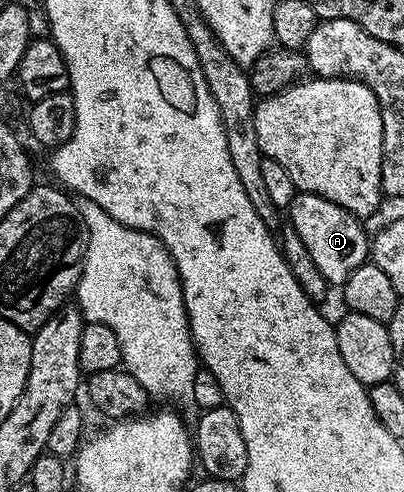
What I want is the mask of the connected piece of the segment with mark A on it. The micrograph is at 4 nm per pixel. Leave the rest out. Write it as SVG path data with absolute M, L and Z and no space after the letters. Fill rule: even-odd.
M297 191L286 210L286 216L294 226L294 230L298 230L298 238L302 238L306 250L310 250L310 258L314 258L314 266L318 266L319 273L322 274L322 278L328 280L329 285L342 286L348 281L350 274L354 274L354 270L358 270L358 266L362 266L369 259L369 233L364 233L364 228L360 225L363 223L354 214L342 210L342 206L334 206L334 202L330 202L318 194Z

